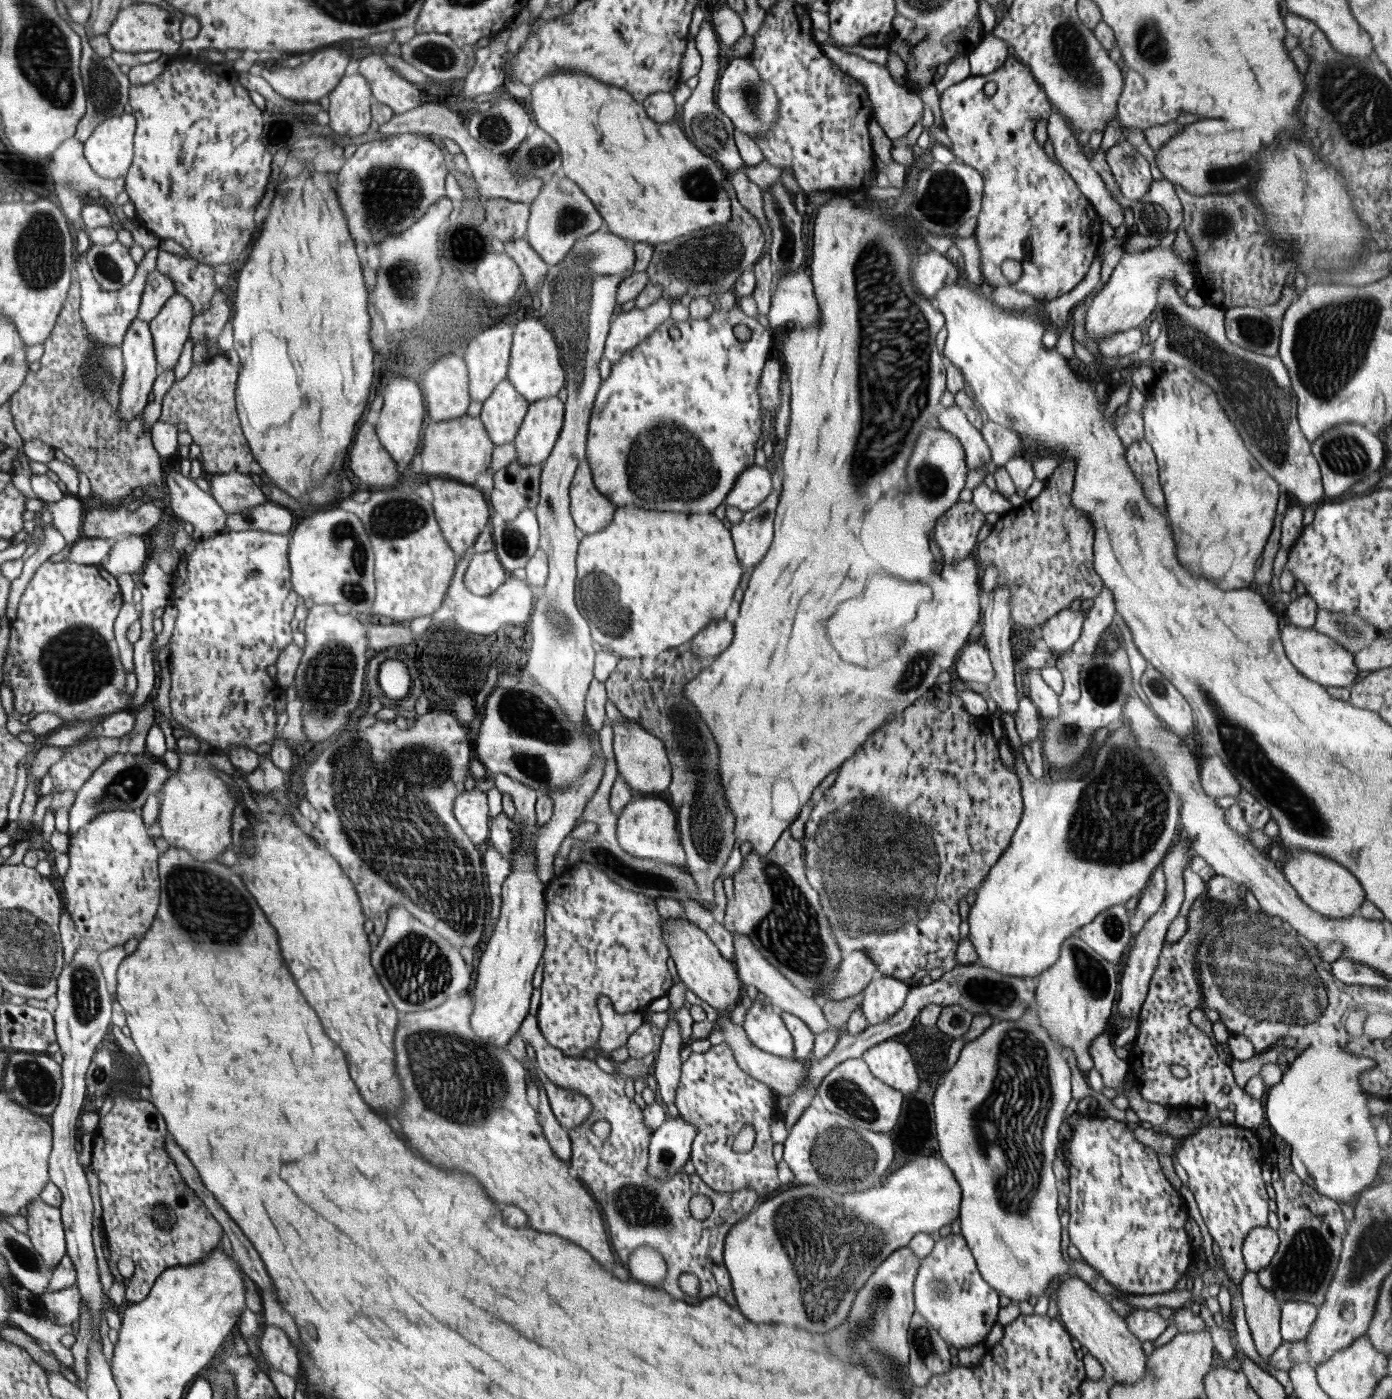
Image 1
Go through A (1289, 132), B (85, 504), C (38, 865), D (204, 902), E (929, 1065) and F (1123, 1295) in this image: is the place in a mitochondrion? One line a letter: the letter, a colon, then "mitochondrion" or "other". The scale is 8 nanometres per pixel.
A: other
B: other
C: other
D: mitochondrion
E: other
F: other

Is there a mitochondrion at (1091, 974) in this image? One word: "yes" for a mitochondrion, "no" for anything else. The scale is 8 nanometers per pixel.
yes

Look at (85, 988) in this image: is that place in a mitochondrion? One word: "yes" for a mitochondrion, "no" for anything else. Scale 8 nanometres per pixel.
yes

